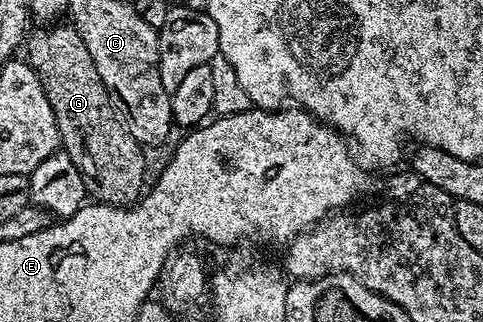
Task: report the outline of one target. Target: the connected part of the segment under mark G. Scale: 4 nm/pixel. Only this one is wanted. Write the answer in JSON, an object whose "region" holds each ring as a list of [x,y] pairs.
{"region":[[[60,25],[41,26],[44,27],[41,31],[32,31],[27,36],[26,61],[36,71],[50,101],[50,109],[54,109],[60,147],[81,171],[87,194],[95,202],[112,207],[131,206],[139,202],[145,190],[145,148],[130,137],[122,125],[120,115],[112,104],[112,96],[108,94],[106,85],[102,85],[98,69],[94,69],[94,57],[90,57],[86,41],[82,41],[75,27],[56,26]]]}

